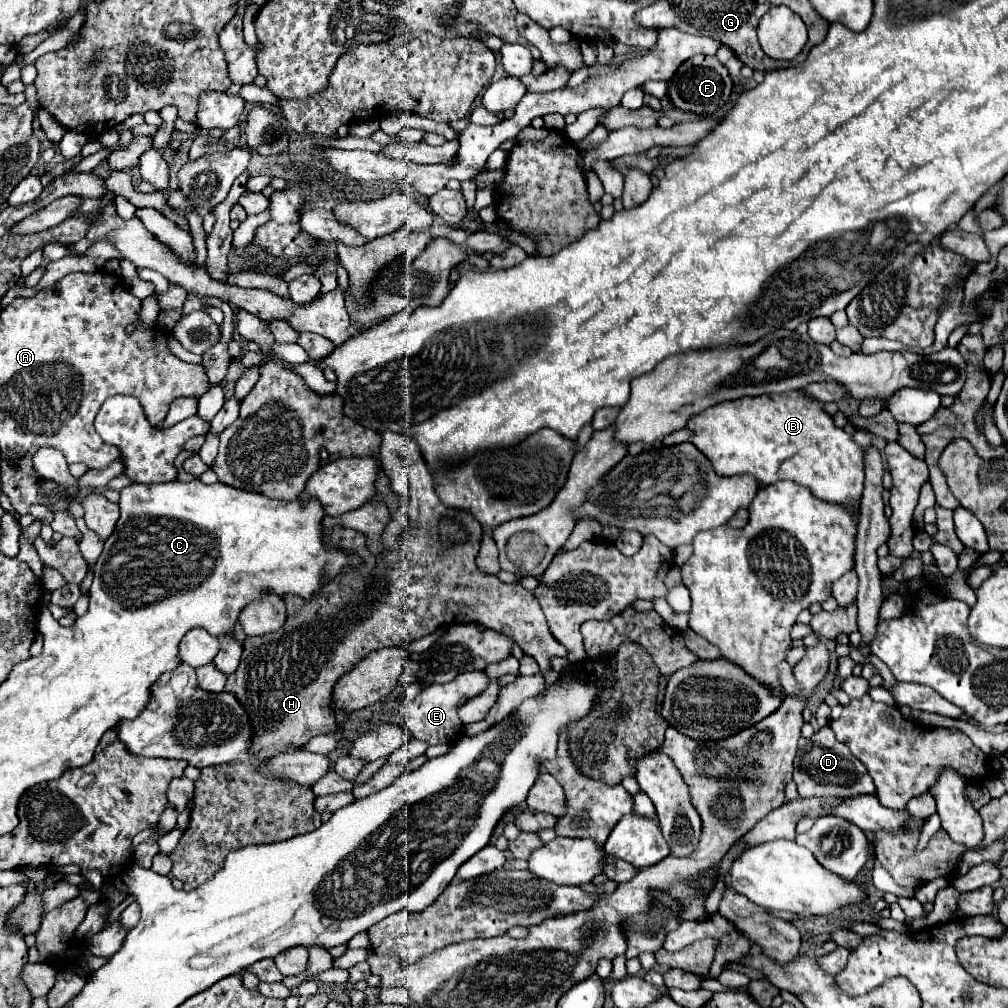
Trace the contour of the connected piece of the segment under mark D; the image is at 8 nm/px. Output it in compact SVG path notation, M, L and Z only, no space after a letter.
M829 725L821 727L813 733L811 739L801 737L799 749L795 757L795 773L793 781L797 783L799 797L819 797L819 795L833 795L833 797L857 797L857 795L873 795L875 785L869 777L865 765L849 751L847 745L835 739Z

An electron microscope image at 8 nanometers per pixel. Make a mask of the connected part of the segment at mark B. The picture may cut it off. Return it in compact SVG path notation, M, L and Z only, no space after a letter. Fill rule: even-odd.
M789 391L785 395L745 397L719 407L709 407L701 415L689 419L687 429L693 431L691 443L711 459L717 475L751 473L761 485L771 485L779 479L789 479L811 489L811 493L823 501L855 503L863 491L863 449L851 439L849 433L833 425L831 415L823 409L823 403L805 395L803 391Z

